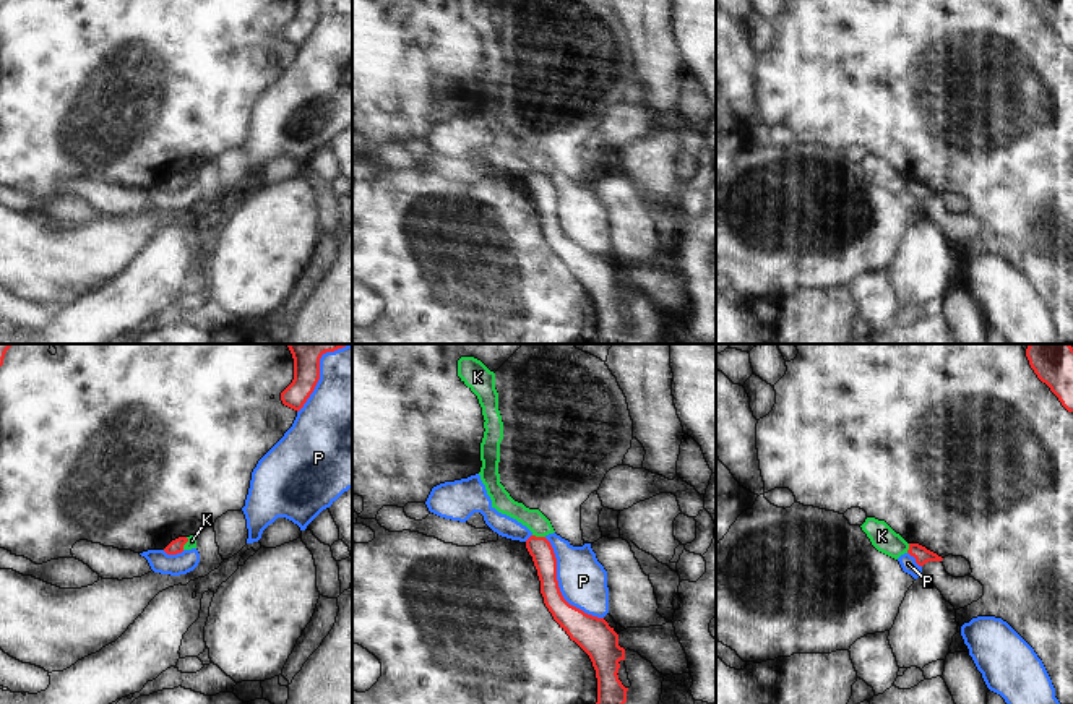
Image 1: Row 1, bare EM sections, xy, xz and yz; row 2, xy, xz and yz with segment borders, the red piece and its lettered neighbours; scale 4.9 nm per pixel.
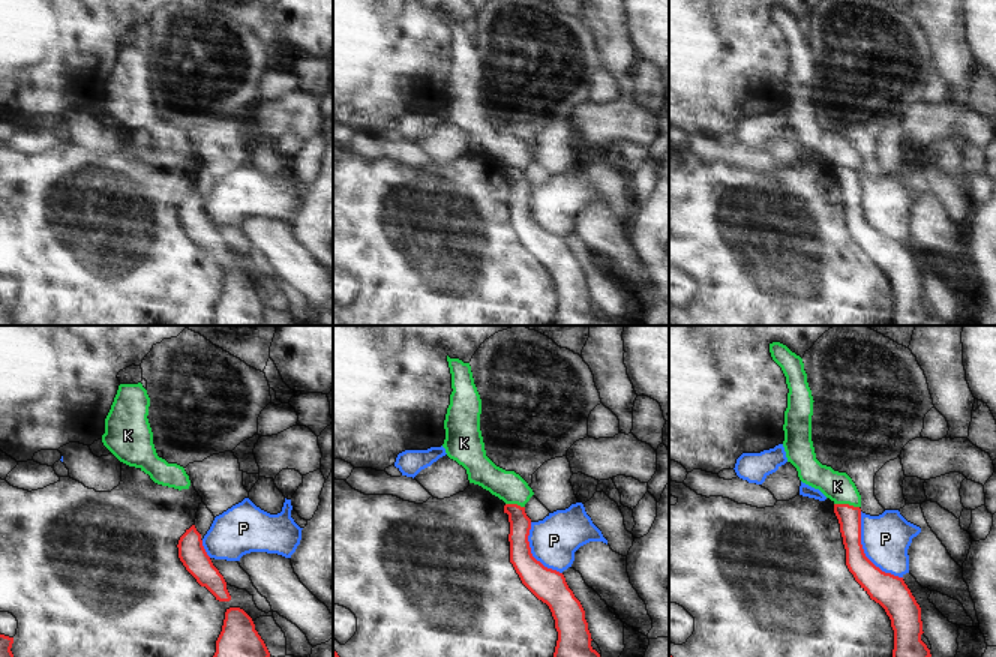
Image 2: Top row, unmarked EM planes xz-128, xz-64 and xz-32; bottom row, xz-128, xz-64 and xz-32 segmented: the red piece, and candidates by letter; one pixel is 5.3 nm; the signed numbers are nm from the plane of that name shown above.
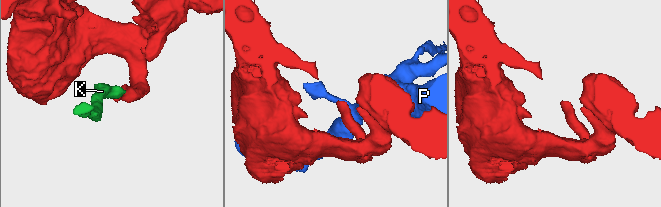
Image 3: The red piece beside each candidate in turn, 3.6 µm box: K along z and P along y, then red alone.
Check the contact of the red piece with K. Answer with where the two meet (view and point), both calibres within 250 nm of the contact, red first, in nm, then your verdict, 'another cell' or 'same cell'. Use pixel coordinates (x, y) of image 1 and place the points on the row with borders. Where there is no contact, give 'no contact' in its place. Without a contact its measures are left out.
xz (539, 537) | 120/100 nm | another cell

